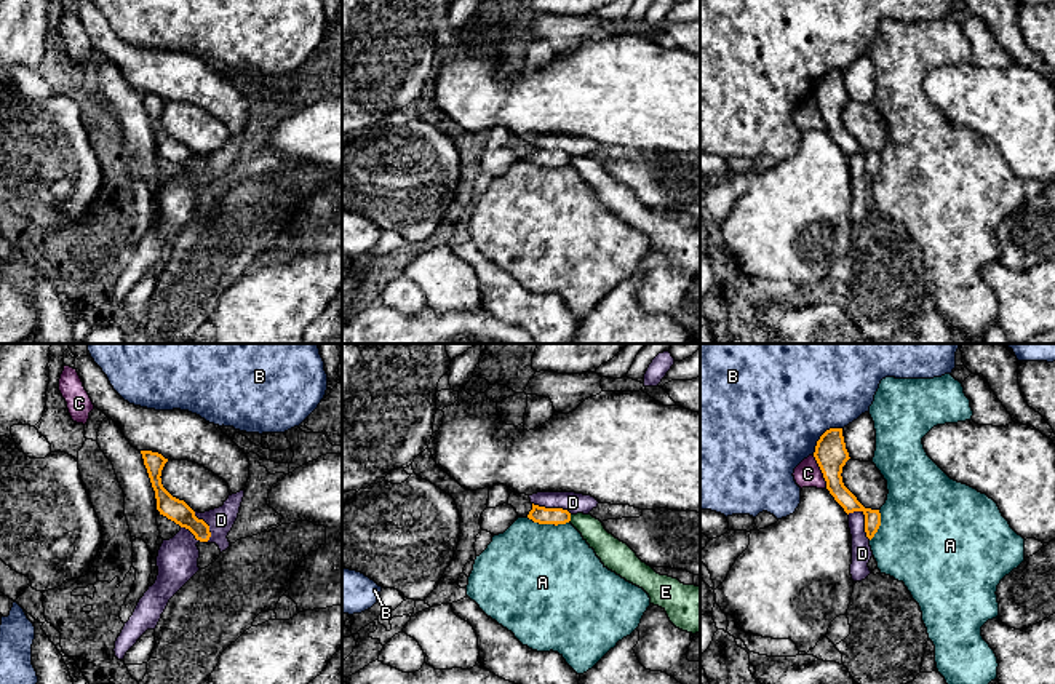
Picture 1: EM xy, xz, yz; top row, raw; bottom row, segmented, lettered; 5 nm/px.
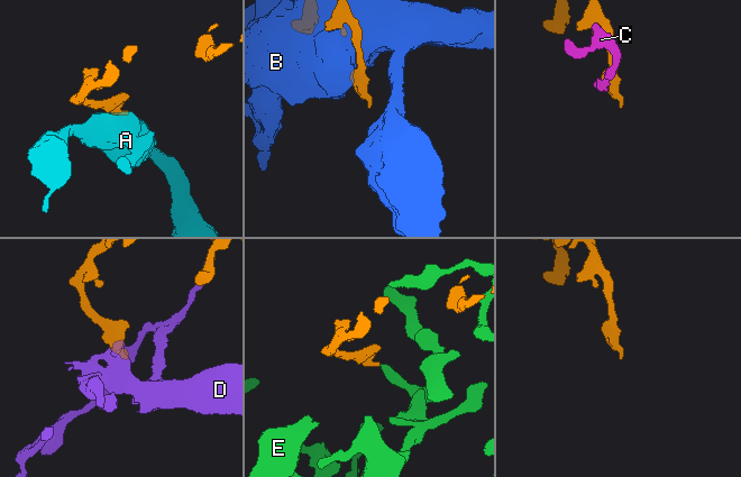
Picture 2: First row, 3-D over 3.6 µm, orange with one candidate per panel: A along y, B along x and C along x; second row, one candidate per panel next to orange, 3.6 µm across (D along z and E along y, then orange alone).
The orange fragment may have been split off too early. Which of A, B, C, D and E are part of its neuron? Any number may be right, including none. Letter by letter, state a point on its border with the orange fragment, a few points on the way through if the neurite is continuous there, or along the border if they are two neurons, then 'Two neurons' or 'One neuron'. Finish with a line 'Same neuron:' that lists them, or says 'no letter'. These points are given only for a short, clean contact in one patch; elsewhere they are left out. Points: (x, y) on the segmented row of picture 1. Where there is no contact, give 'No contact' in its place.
A: Touches orange at xz (549, 523). Boundary: xz (528, 516), (539, 523), (568, 523). Two neurons
B: Touches orange at yz (822, 435). Two neurons
C: Touches orange at yz (822, 472). Two neurons
D: Touches orange at yz (865, 520). Boundary: yz (849, 512), (860, 512), (863, 515), (863, 531), (870, 539). Two neurons
E: Touches orange at xz (569, 518). Boundary: xz (571, 515), (568, 521). Two neurons
Same neuron: no letter

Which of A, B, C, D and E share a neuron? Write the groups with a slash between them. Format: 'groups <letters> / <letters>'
groups A / B / C / D / E

